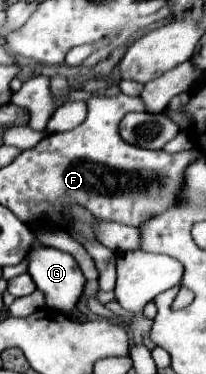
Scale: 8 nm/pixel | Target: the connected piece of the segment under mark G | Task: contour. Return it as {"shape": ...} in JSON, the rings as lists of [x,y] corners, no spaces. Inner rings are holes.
{"shape":[[[35,243],[31,247],[27,261],[29,261],[27,271],[33,277],[37,289],[45,293],[47,307],[57,309],[61,313],[71,313],[77,307],[77,301],[79,301],[79,297],[83,293],[83,285],[85,285],[85,277],[79,269],[77,261],[65,251],[59,251],[59,249],[53,249],[53,247],[43,247],[39,243]]]}

